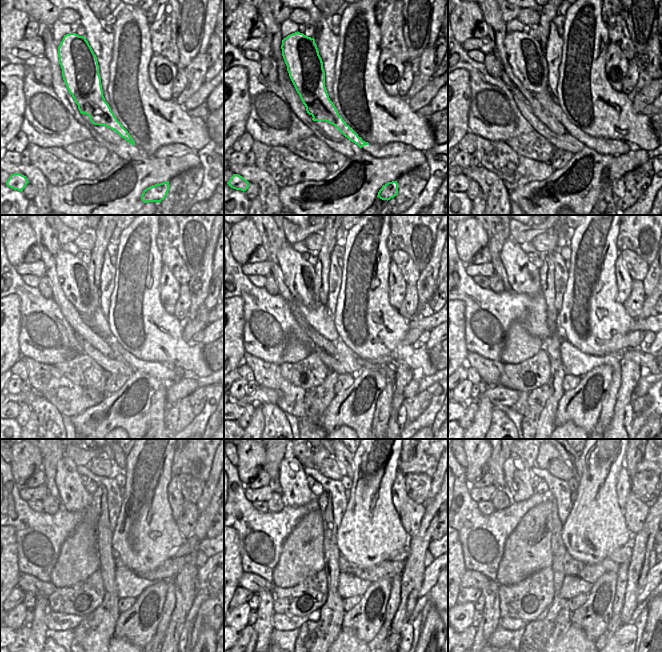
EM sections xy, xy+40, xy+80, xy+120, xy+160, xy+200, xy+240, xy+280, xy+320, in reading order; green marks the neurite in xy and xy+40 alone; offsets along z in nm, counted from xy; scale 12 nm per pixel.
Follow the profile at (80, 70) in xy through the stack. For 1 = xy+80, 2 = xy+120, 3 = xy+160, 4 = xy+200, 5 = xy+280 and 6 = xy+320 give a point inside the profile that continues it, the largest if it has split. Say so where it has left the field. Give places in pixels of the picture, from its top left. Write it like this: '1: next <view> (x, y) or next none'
1: next xy+80 (524, 54)
2: next xy+120 (78, 285)
3: next xy+160 (299, 276)
4: next xy+200 (523, 276)
5: next xy+280 (292, 477)
6: next xy+320 (518, 474)

